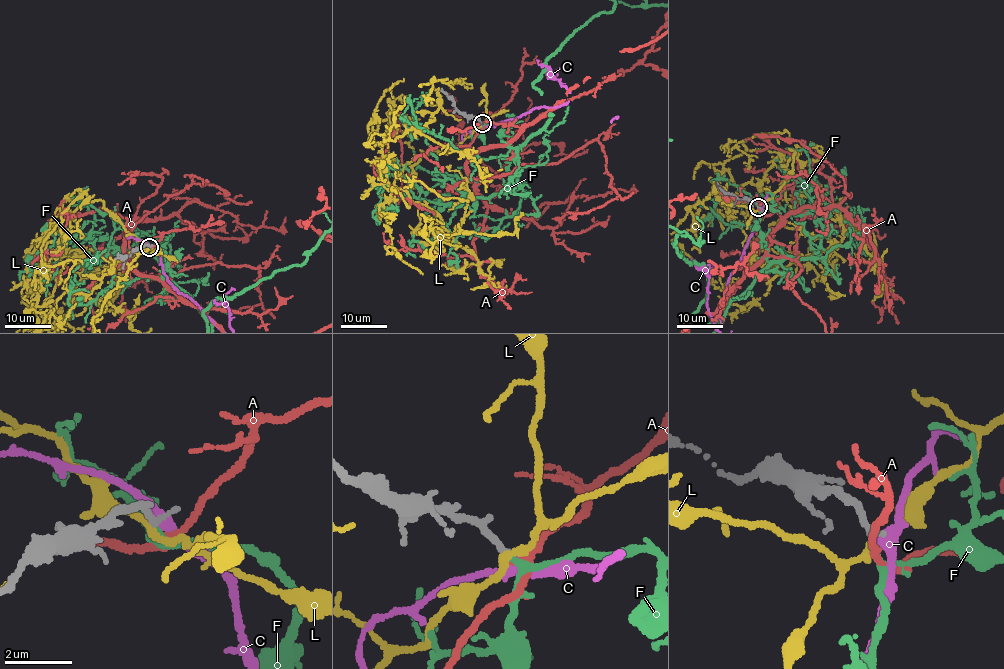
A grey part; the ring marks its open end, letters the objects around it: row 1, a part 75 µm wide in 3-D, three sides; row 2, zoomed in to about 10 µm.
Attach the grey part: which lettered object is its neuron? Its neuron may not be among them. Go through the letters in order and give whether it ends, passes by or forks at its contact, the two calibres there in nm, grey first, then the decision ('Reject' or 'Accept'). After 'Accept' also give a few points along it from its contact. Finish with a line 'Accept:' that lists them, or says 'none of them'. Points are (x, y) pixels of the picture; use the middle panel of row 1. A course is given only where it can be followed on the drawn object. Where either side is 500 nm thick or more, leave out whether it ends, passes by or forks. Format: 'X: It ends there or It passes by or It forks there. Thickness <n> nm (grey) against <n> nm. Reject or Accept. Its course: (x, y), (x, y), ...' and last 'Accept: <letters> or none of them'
A: It passes by. Thickness 240 nm (grey) against 140 nm. Reject
C: It passes by. Thickness 240 nm (grey) against 320 nm. Reject
F: It passes by. Thickness 240 nm (grey) against 170 nm. Accept
L: It passes by. Thickness 240 nm (grey) against 200 nm. Reject
Accept: F

